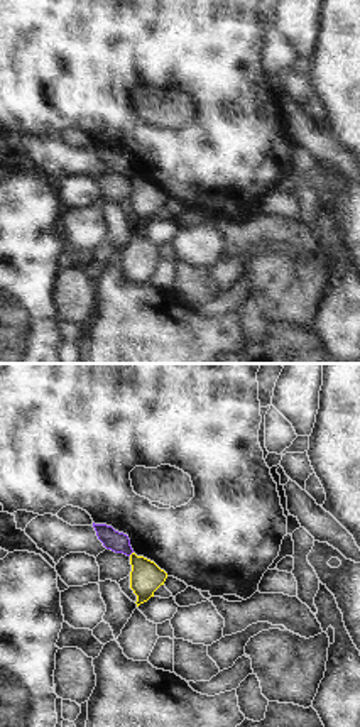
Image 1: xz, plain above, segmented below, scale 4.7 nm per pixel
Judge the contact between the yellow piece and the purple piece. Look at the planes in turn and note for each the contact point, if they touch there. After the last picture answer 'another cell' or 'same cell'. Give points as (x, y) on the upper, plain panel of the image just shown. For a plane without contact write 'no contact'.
no contact

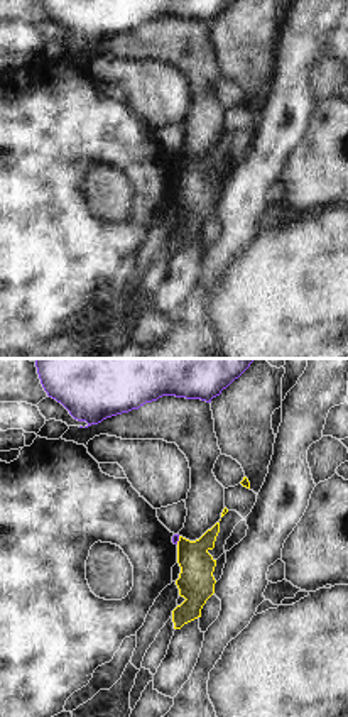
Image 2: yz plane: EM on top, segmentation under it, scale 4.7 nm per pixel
meets yellow at (179, 161)

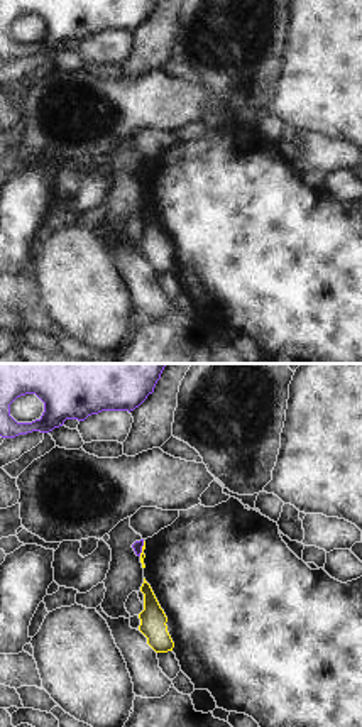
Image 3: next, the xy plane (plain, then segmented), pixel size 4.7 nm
meets yellow at (142, 169)

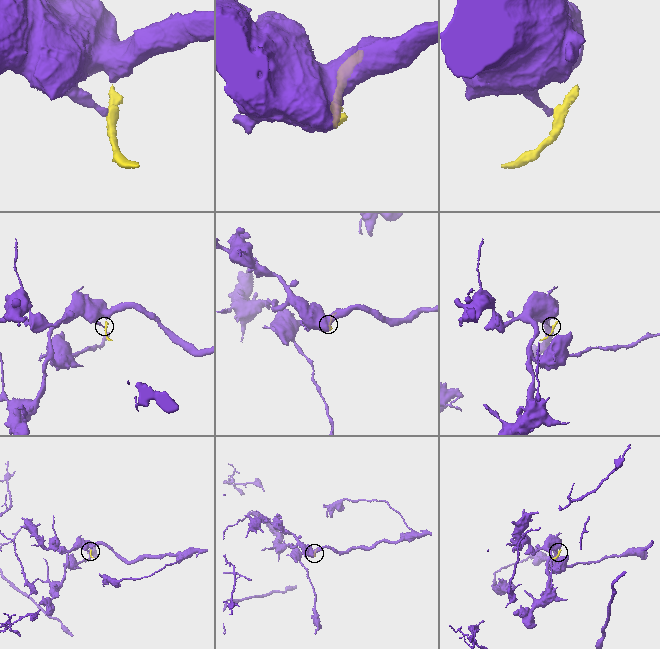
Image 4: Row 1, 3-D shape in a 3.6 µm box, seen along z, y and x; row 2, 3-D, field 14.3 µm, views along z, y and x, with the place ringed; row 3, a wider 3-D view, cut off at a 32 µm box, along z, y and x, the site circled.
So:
another cell

